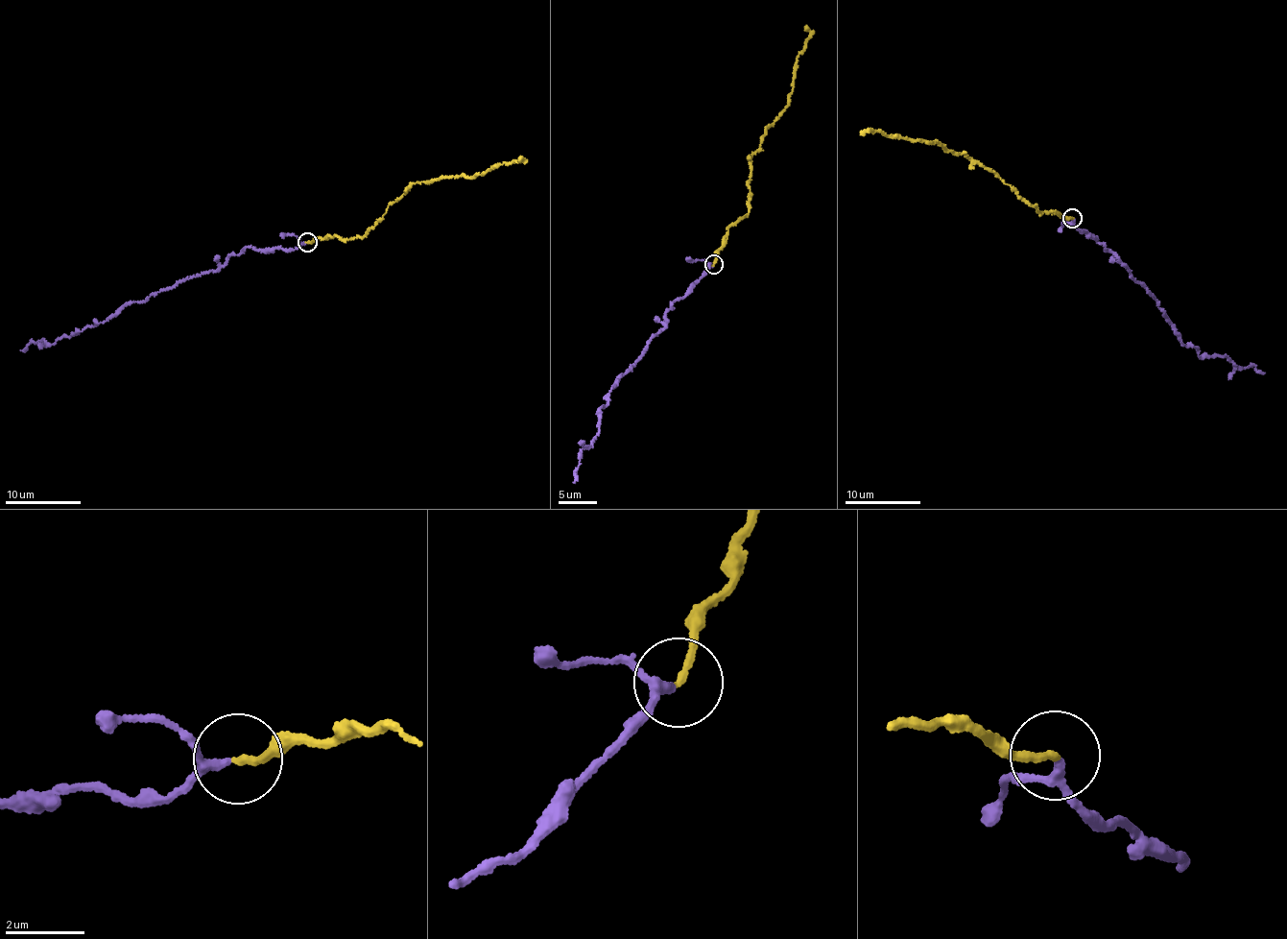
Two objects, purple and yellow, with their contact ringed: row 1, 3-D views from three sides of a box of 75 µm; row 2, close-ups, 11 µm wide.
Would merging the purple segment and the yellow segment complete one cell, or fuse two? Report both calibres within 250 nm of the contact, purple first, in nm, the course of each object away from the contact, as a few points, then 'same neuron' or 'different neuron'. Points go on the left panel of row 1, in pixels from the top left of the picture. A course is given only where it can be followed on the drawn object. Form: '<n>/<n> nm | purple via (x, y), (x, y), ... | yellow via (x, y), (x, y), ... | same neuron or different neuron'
180/180 nm | purple via (305, 242), (287, 252), (246, 248), (216, 270), (130, 303), (69, 338), (30, 342), (20, 350) | yellow via (308, 242), (336, 235), (349, 239), (362, 237), (409, 186), (440, 178), (471, 178), (500, 163), (520, 159) | different neuron

